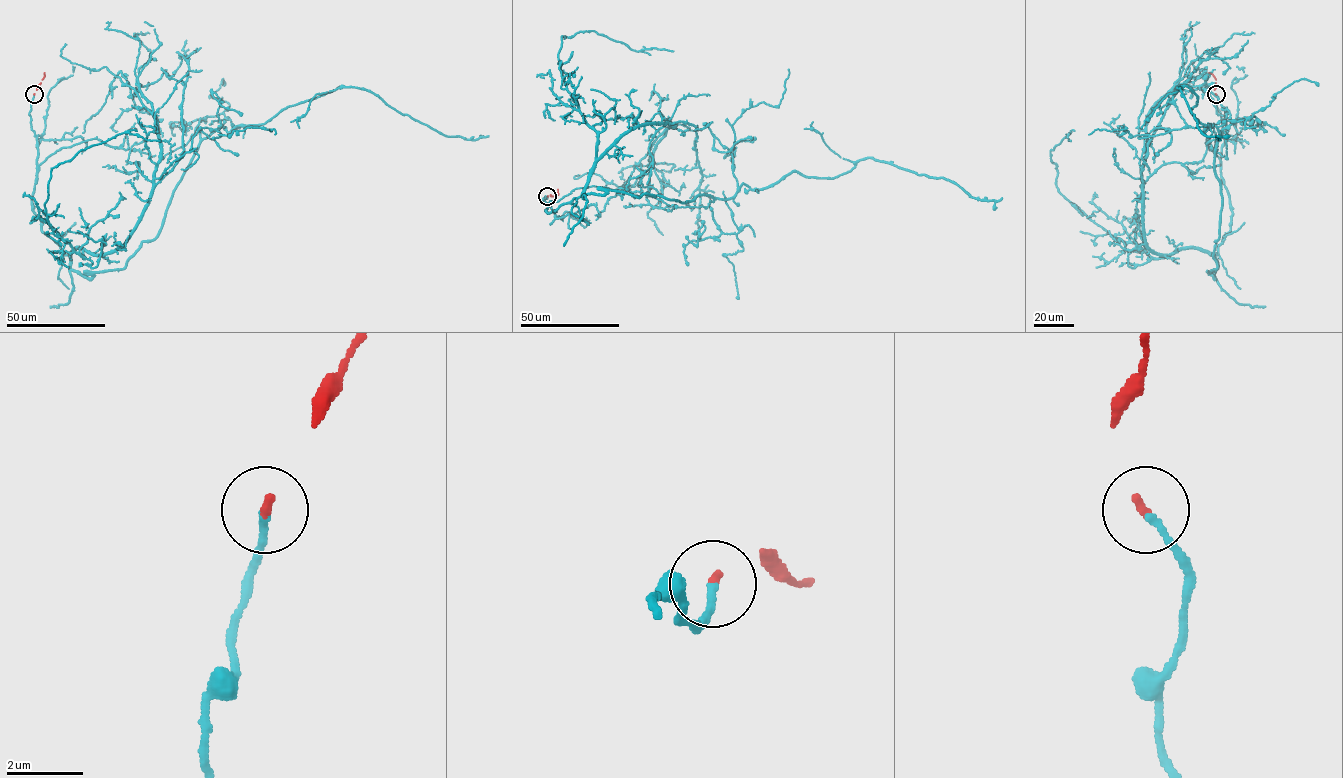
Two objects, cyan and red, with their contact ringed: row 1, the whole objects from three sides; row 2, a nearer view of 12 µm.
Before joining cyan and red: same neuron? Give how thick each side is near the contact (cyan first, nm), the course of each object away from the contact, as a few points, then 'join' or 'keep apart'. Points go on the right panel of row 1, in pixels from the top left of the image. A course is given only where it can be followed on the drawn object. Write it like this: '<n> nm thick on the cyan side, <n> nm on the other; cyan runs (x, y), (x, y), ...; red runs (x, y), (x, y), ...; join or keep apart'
180 nm thick on the cyan side, 170 nm on the other; cyan runs (1216, 94), (1232, 216), (1214, 278), (1218, 130), (1203, 133), (1197, 96), (1177, 87), (1206, 136), (1229, 136); red runs (1216, 94), (1215, 78), (1208, 73); join

